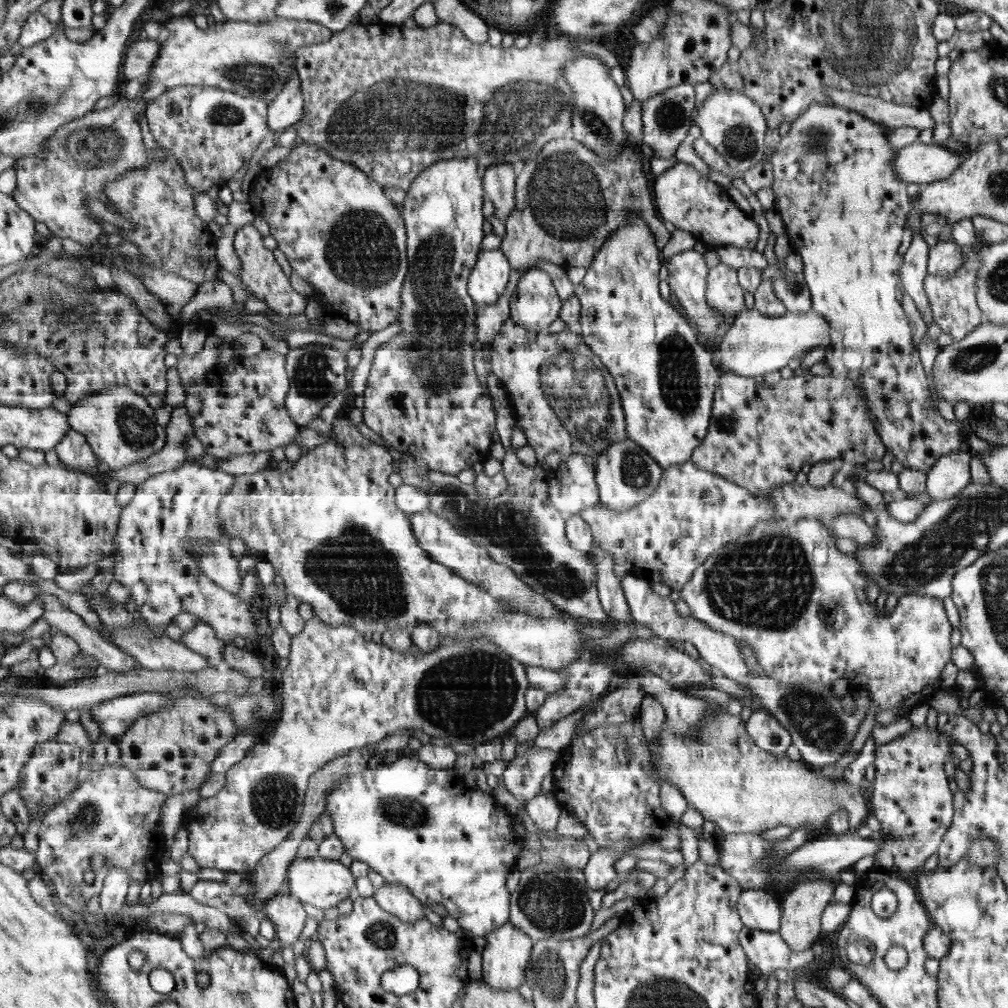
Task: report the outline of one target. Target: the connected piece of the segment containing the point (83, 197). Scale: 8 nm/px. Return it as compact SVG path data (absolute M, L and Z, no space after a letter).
M143 84L135 86L139 92L131 92L127 98L111 104L107 110L103 110L103 112L93 110L91 114L61 126L57 130L57 134L45 142L45 148L41 148L37 154L31 154L31 156L19 160L19 164L15 168L19 174L19 186L15 190L17 192L15 200L19 202L19 206L25 212L29 212L35 218L37 224L45 224L57 238L61 238L61 240L71 238L75 242L81 242L85 248L89 248L95 240L105 236L105 232L103 232L103 224L101 224L103 218L95 216L87 208L87 200L97 198L103 202L105 210L109 210L111 214L123 216L125 212L111 200L111 196L107 192L109 184L121 182L131 172L147 172L149 170L151 158L149 158L149 152L145 150L141 126L137 122L137 112L145 112L147 100L143 98L143 92L139 86L143 86Z

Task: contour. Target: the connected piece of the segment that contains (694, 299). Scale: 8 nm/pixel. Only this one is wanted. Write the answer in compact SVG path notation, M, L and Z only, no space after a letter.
M691 248L687 252L681 252L681 254L675 254L667 260L661 262L661 266L667 270L667 286L669 290L675 294L675 298L679 300L681 308L685 310L685 316L691 320L691 324L695 324L699 336L709 336L717 330L717 326L725 320L719 320L713 312L707 310L705 306L705 298L703 298L703 292L705 292L705 276L707 276L707 266L703 262L703 248Z

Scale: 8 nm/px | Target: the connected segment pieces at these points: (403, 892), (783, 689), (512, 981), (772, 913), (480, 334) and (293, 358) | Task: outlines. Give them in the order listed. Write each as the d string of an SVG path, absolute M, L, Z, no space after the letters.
M383 884L375 890L373 898L381 904L387 912L399 916L405 922L415 922L423 918L423 904L407 886L401 884Z
M631 574L623 576L621 588L623 588L623 594L625 594L627 604L629 604L631 620L635 624L649 628L653 638L659 638L663 642L671 642L675 646L691 642L697 648L699 658L705 664L709 664L713 672L741 684L757 700L757 708L761 708L761 710L769 712L771 716L775 716L777 720L781 720L781 726L785 726L793 736L793 746L799 750L799 758L807 766L829 768L833 764L841 764L841 760L845 760L845 756L849 756L849 754L859 756L861 750L853 750L853 738L855 738L855 734L857 734L857 730L859 730L859 726L865 720L865 714L869 710L867 700L857 700L855 712L847 714L843 704L841 704L841 696L833 696L833 692L831 692L833 686L829 686L829 684L785 686L785 684L779 684L777 680L765 676L763 670L759 670L757 676L751 676L749 668L745 666L745 660L741 658L741 646L739 646L735 636L725 634L725 632L717 632L717 630L705 626L701 620L693 618L691 614L687 618L679 616L675 610L675 602L671 602L669 598L661 598L661 596L653 594L649 590L647 582L641 580L639 576L631 576Z
M513 922L493 930L487 938L485 950L483 950L483 976L493 984L497 990L517 990L523 980L527 980L527 968L533 960L533 950L535 950L535 940L515 926Z
M745 890L741 892L741 900L737 900L737 912L741 920L751 930L773 932L781 930L779 926L779 904L765 892Z
M525 268L513 270L509 288L501 296L501 300L493 306L477 306L477 342L493 344L505 322L511 318L511 298L517 294L519 282L525 274L527 274Z
M309 344L299 350L291 350L289 354L289 378L291 378L291 392L289 392L289 414L293 420L305 428L305 424L313 422L321 416L321 412L335 400L335 394L349 388L349 356L323 344Z

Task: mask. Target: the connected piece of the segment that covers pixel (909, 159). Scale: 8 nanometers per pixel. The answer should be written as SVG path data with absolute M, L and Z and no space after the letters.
M911 144L897 152L895 168L899 176L909 184L937 184L955 176L963 166L957 154L939 144Z

